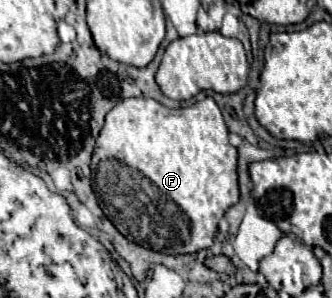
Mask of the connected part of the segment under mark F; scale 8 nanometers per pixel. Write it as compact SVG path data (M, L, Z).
M149 97L121 99L105 115L105 125L95 143L99 163L93 173L93 189L99 207L121 235L141 247L169 255L207 249L217 233L217 223L239 201L237 149L229 145L227 137L227 125L211 97L179 109L169 109Z

